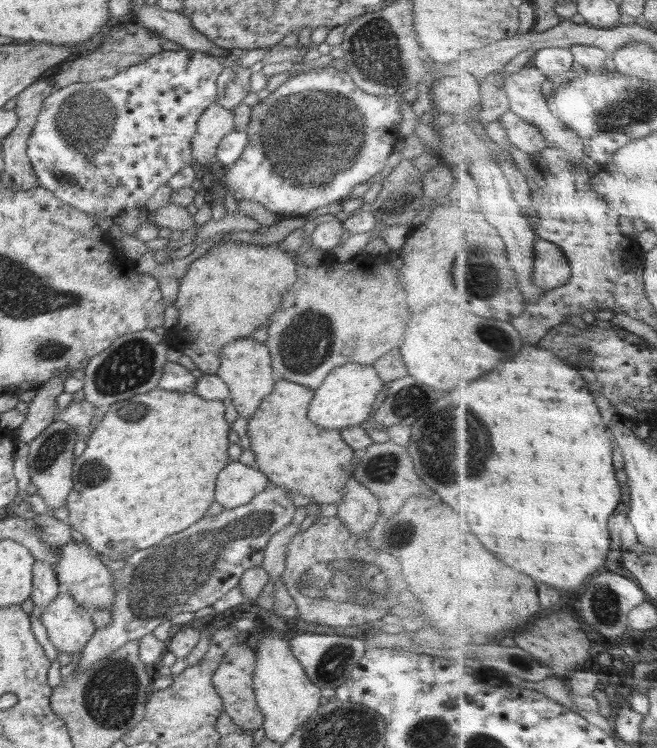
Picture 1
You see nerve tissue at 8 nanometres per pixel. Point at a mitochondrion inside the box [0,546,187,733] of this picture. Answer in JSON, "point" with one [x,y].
{"point":[110,699]}

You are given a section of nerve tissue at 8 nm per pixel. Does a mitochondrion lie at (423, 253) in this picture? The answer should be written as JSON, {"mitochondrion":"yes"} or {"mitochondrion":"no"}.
{"mitochondrion":"no"}

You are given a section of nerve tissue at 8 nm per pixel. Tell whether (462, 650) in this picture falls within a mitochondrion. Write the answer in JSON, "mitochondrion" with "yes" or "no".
{"mitochondrion":"no"}

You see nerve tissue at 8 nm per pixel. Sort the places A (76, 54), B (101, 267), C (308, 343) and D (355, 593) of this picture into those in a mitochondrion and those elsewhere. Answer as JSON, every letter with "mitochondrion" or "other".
{"A":"other","B":"other","C":"mitochondrion","D":"mitochondrion"}

